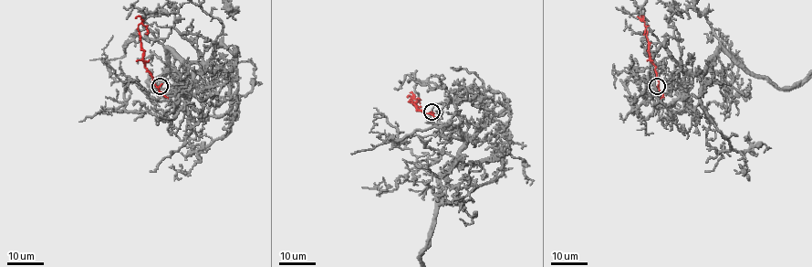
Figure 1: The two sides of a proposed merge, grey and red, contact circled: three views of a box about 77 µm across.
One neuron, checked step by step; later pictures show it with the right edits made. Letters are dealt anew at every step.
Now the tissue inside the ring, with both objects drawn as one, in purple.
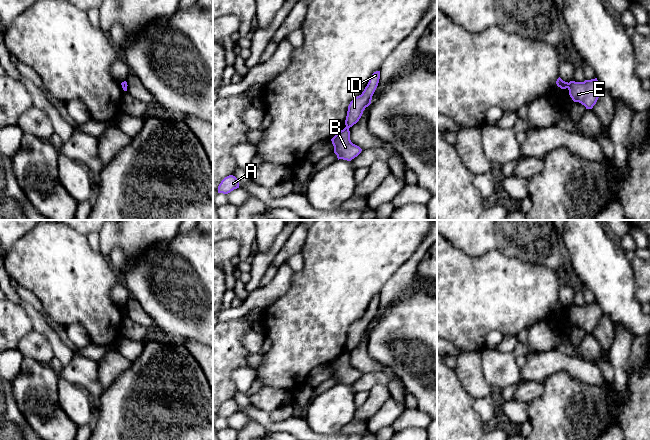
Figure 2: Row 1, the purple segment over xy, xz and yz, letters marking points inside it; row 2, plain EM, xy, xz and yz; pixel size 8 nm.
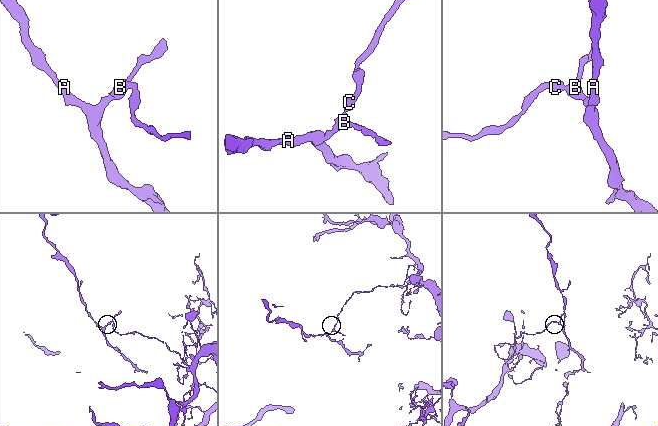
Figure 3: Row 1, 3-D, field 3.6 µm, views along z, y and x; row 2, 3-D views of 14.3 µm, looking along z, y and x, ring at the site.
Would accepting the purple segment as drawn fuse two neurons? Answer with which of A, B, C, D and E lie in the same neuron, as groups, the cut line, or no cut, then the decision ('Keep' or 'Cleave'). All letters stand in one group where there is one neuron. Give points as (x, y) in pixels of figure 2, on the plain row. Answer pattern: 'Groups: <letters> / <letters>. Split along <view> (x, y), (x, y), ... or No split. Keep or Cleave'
Groups: A B E / C D. Split along yz (568, 307), (566, 311). Cleave

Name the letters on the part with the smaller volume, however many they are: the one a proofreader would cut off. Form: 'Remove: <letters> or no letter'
Remove: A, B, E

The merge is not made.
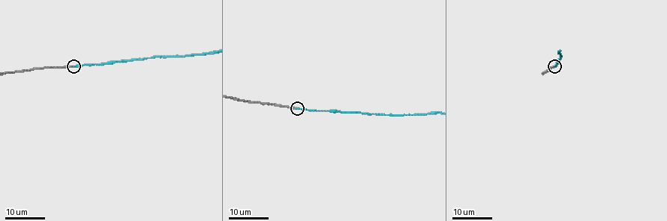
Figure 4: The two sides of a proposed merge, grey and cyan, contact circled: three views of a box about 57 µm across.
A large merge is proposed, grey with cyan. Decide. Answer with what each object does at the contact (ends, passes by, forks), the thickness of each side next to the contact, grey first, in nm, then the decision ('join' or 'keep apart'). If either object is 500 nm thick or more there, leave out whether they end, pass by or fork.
grey ends; cyan ends; calibres 180 and 300 nm; keep apart

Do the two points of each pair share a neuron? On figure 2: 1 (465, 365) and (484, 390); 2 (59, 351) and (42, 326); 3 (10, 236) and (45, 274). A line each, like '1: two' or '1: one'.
1: one
2: one
3: two

